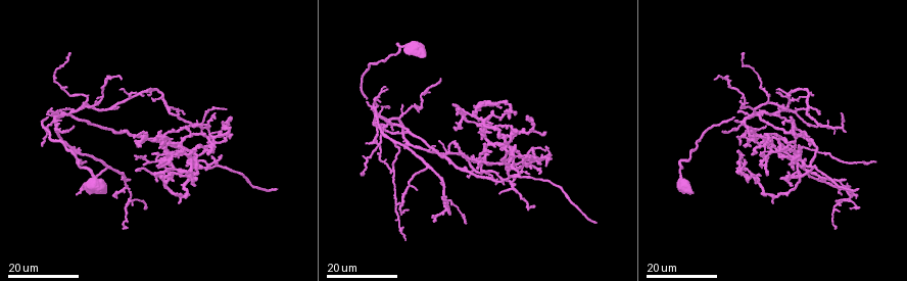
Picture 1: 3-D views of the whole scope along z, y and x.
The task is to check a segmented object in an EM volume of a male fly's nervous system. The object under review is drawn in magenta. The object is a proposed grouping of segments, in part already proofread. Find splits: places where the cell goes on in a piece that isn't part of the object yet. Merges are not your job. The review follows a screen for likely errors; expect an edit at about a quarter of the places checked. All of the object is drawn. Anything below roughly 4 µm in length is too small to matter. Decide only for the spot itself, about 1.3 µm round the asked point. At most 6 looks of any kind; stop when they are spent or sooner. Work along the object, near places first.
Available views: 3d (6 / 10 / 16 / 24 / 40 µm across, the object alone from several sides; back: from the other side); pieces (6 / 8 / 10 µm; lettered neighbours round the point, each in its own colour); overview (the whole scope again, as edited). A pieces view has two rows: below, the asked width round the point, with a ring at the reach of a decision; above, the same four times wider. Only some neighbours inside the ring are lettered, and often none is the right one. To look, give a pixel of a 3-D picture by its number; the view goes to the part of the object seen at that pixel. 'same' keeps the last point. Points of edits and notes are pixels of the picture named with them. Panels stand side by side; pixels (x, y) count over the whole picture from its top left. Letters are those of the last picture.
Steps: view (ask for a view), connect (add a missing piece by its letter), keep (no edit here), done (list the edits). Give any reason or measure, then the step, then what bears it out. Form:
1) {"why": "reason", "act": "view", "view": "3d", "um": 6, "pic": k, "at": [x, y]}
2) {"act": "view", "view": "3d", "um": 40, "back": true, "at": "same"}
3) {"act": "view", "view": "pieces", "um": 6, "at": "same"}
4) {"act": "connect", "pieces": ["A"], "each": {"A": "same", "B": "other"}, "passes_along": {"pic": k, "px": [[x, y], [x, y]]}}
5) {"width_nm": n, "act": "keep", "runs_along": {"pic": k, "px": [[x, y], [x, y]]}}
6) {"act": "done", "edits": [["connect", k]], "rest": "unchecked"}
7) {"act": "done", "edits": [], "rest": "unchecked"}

{"why": "tapers out", "act": "view", "view": "3d", "um": 24, "pic": 1, "at": [491, 133]}

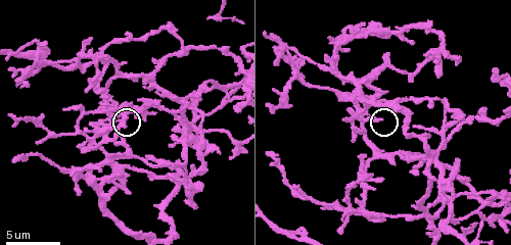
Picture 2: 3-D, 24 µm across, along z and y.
{"act": "view", "view": "pieces", "um": 10, "pic": 2, "at": [382, 120]}

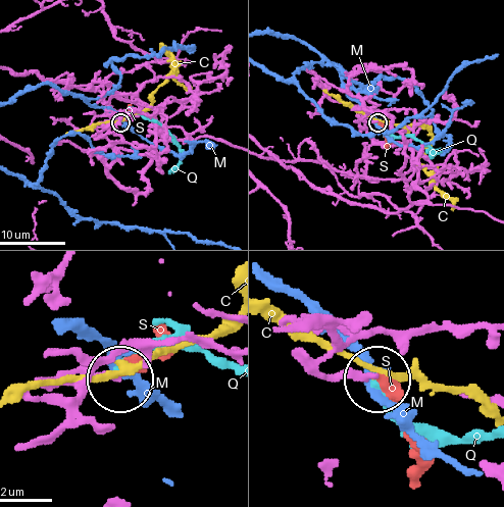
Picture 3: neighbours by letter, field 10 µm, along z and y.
{"width_nm": 190, "act": "keep", "each": {"C": "other", "M": "other", "Q": "other", "S": "other"}, "found": "none of them fits"}

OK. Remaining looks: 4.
{"why": "thin end", "act": "view", "view": "3d", "um": 6, "pic": 2, "at": [343, 219]}

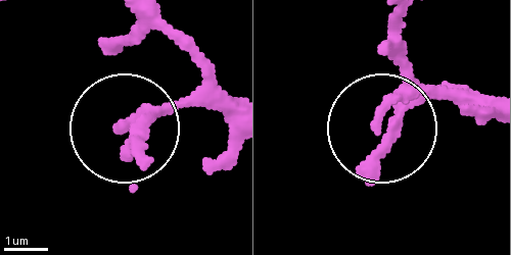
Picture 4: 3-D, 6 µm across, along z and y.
{"act": "view", "view": "pieces", "um": 10, "pic": 4, "at": [116, 127]}

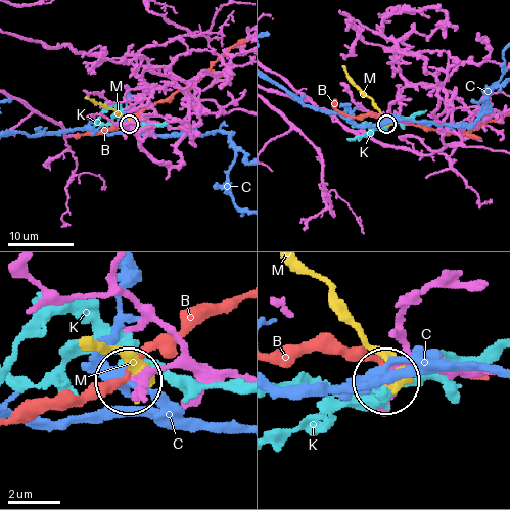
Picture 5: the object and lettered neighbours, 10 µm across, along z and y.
{"act": "keep", "each": {"B": "other", "C": "other", "K": "other", "M": "other"}, "found": "no lettered piece goes on from it"}

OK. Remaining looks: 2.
{"why": "free end", "act": "view", "view": "3d", "um": 24, "pic": 1, "at": [501, 193]}

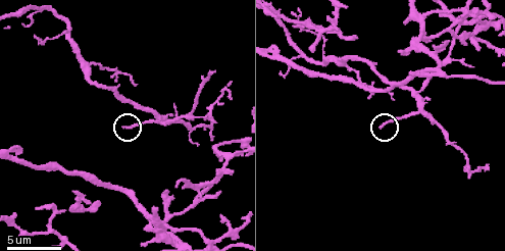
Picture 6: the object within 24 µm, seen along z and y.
{"act": "view", "view": "pieces", "um": 6, "pic": 6, "at": [125, 127]}

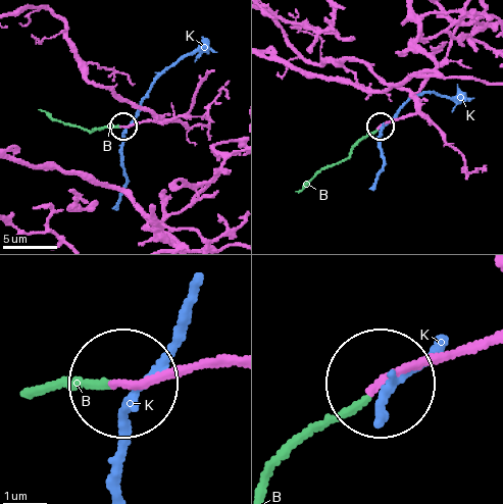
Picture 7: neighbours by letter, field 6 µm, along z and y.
{"act": "connect", "pieces": ["B"], "each": {"B": "same", "K": "other"}, "passes_along": {"pic": 7, "px": [[485, 339], [401, 365], [272, 471]]}, "found": "the cell continues"}

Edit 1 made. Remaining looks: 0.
{"act": "done", "edits": [["connect", 7]], "rest": "unchecked"}

